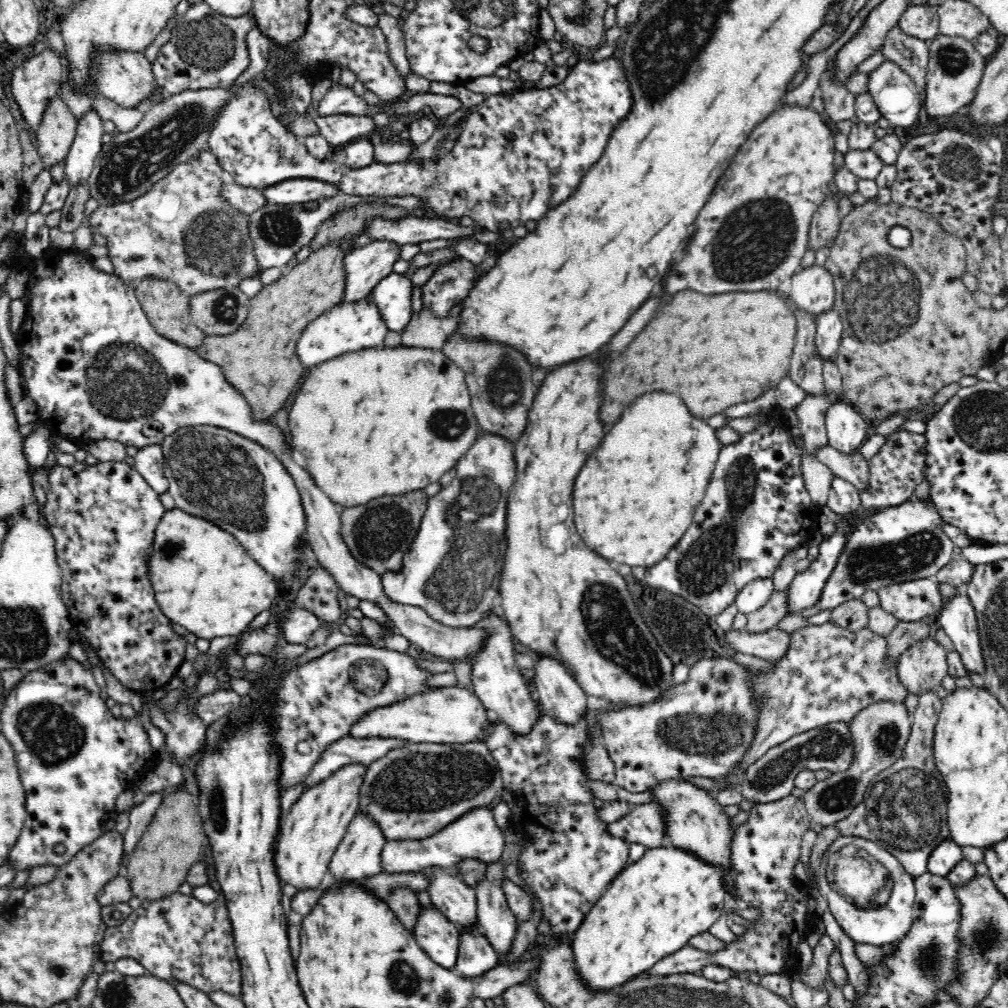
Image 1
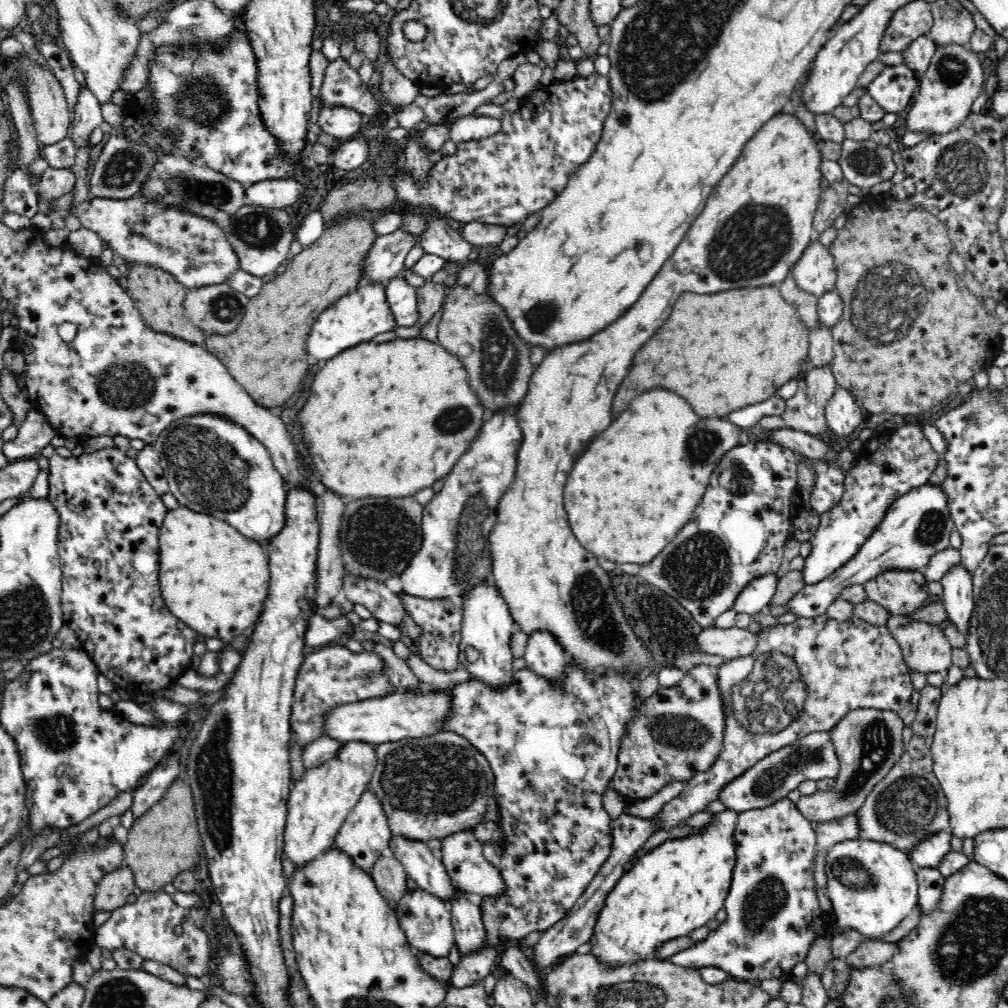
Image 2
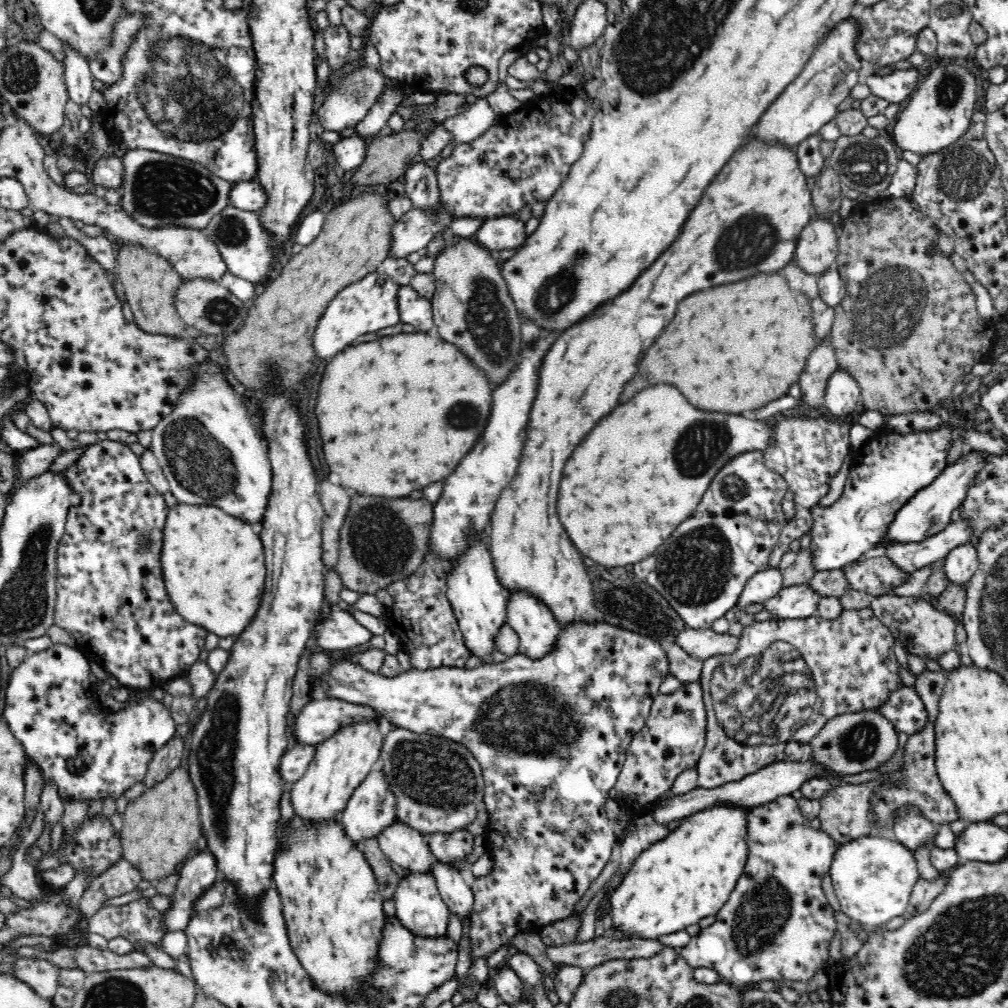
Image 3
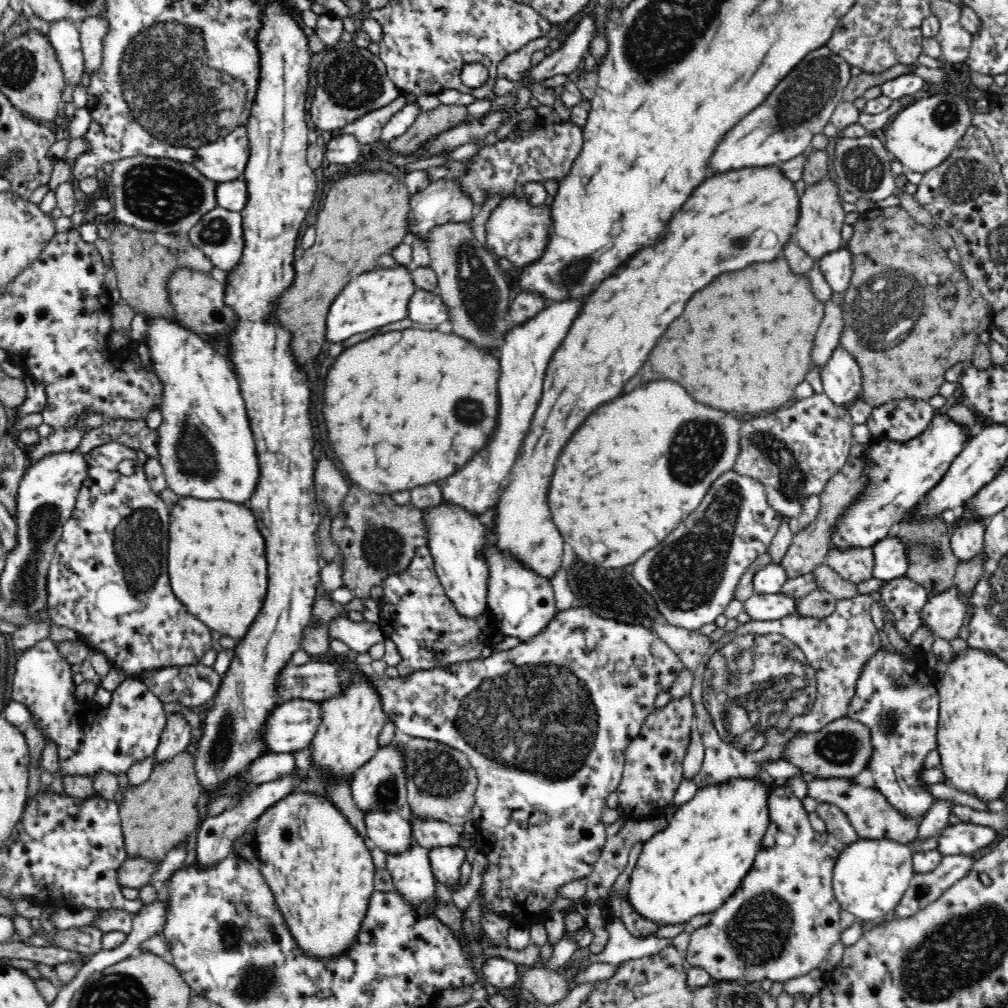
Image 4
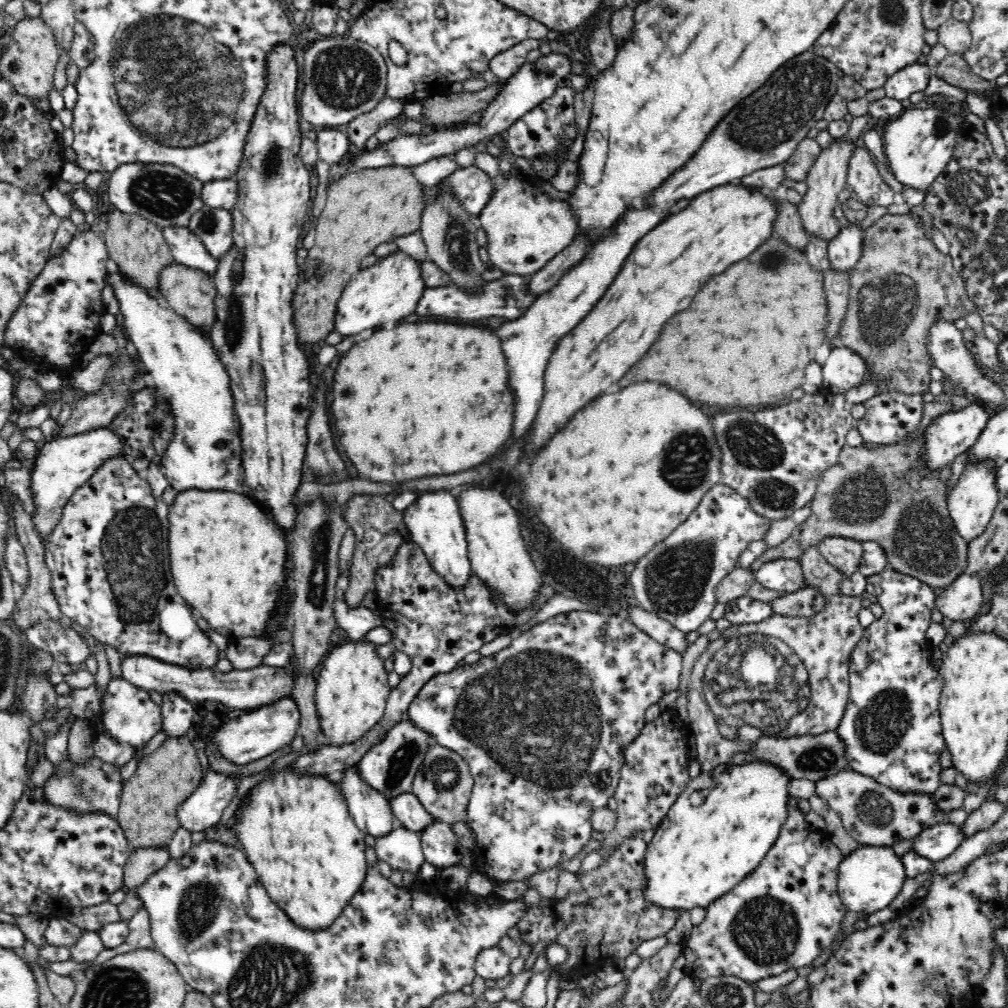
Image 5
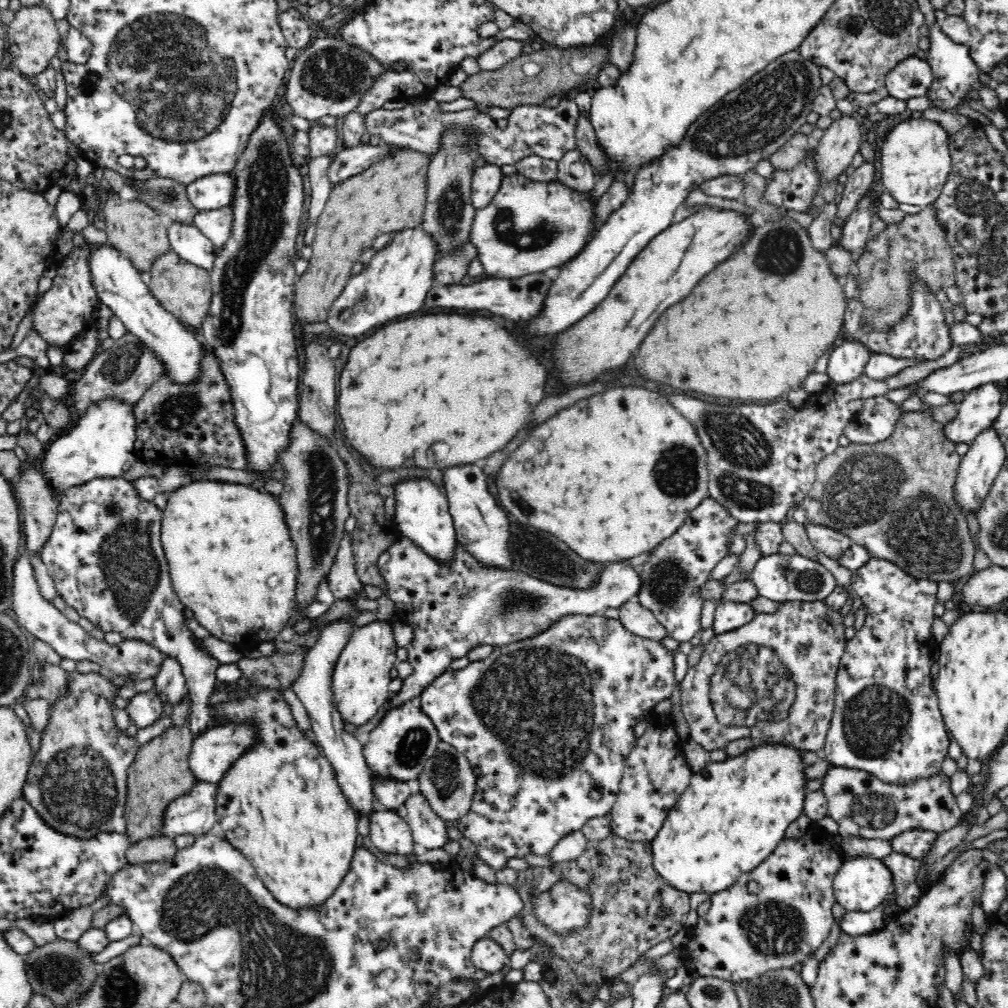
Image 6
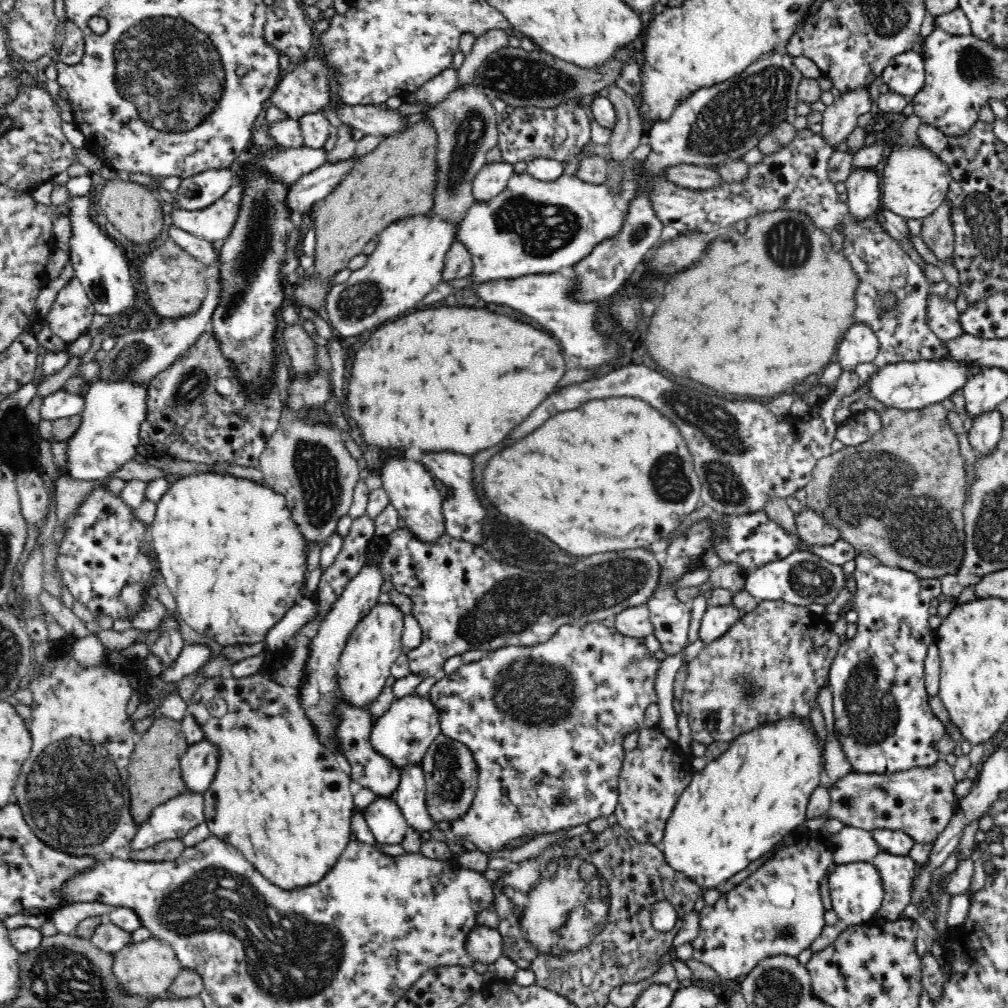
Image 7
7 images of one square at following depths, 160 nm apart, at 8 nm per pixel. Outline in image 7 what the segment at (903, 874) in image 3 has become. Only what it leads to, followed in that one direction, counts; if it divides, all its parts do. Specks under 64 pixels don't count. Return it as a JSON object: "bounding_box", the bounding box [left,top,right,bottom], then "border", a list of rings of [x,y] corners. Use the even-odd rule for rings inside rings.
{"bounding_box":[812,862,884,952],"border":[[[851,862],[835,864],[828,876],[832,910],[838,916],[838,922],[832,926],[825,925],[821,934],[812,942],[813,952],[824,950],[830,943],[852,925],[868,925],[874,921],[874,914],[880,908],[884,898],[884,887],[878,869],[869,862]]]}

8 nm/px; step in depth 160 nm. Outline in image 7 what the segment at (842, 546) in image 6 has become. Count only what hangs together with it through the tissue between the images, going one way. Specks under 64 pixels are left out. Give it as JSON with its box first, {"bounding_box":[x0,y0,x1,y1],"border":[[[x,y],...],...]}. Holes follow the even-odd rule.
{"bounding_box":[794,504,840,544],"border":[[[807,504],[794,514],[796,533],[805,544],[832,544],[840,539],[839,530]]]}

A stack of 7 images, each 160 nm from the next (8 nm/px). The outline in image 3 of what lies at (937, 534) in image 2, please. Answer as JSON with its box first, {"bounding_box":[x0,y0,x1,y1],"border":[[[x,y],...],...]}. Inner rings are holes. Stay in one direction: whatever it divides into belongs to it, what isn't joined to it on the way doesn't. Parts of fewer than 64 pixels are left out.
{"bounding_box":[762,448,990,618],"border":[[[966,448],[965,452],[962,453],[961,457],[956,460],[953,464],[947,465],[946,468],[934,479],[933,483],[930,483],[926,488],[919,490],[908,499],[908,502],[898,512],[896,512],[893,523],[888,529],[887,535],[885,536],[885,542],[882,544],[882,548],[885,544],[890,542],[920,542],[932,534],[944,530],[948,524],[950,524],[952,512],[956,508],[960,507],[963,500],[966,500],[967,490],[974,484],[977,474],[984,468],[984,465],[990,462],[990,453],[986,453],[985,450],[976,450],[975,448]],[[806,583],[784,586],[776,596],[762,602],[762,608],[770,612],[773,618],[808,618],[816,612],[816,604],[820,598]]]}

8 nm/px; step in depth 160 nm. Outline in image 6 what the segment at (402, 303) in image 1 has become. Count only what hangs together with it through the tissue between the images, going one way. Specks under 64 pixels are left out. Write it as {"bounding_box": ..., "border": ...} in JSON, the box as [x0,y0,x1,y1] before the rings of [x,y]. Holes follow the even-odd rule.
{"bounding_box":[426,273,553,323],"border":[[[544,273],[534,275],[526,275],[517,279],[503,279],[490,277],[488,280],[470,284],[470,286],[462,286],[459,284],[439,284],[436,283],[427,292],[426,306],[430,308],[446,308],[446,310],[486,310],[504,318],[510,318],[514,322],[522,320],[528,323],[534,320],[534,316],[540,316],[540,312],[544,310],[544,299],[553,281]]]}

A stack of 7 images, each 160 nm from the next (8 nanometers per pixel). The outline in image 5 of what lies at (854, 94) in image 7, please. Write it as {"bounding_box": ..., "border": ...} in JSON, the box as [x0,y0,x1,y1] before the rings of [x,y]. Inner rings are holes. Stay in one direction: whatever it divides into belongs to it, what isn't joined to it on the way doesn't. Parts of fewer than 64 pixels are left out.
{"bounding_box":[797,134,858,242],"border":[[[846,134],[834,138],[828,146],[822,148],[805,180],[808,192],[803,196],[800,205],[797,206],[808,236],[813,234],[814,237],[822,237],[822,239],[826,239],[828,242],[832,238],[835,238],[837,232],[841,229],[838,220],[832,216],[832,213],[835,207],[838,206],[836,200],[838,194],[846,189],[849,160],[854,156],[856,150],[858,150],[856,142],[845,136]]]}

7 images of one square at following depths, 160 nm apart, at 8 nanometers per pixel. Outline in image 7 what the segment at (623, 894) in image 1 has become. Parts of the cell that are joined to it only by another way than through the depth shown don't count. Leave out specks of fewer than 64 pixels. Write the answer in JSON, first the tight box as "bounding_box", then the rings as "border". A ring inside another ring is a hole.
{"bounding_box":[661,716,825,889],"border":[[[787,716],[786,719],[778,720],[776,723],[765,723],[754,728],[752,731],[743,733],[732,741],[728,742],[728,747],[718,758],[709,761],[702,770],[693,774],[690,784],[686,790],[682,792],[676,807],[673,808],[670,818],[665,826],[664,836],[661,842],[661,848],[664,851],[666,862],[678,872],[685,874],[687,878],[695,880],[702,888],[708,889],[710,886],[718,886],[722,882],[726,882],[728,878],[732,878],[736,872],[744,870],[752,860],[764,856],[766,852],[782,840],[784,836],[792,833],[798,824],[806,821],[806,813],[810,796],[814,794],[816,788],[820,788],[820,778],[825,770],[825,749],[824,745],[820,745],[817,733],[812,722],[806,723],[806,719],[800,719],[800,716]]]}

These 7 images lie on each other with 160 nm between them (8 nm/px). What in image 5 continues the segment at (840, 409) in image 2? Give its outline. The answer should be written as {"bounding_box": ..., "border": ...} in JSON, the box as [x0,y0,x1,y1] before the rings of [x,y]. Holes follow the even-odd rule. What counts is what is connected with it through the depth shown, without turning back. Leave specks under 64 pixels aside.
{"bounding_box":[822,346,866,394],"border":[[[838,346],[832,349],[822,367],[824,389],[842,394],[863,382],[866,361],[851,348]]]}

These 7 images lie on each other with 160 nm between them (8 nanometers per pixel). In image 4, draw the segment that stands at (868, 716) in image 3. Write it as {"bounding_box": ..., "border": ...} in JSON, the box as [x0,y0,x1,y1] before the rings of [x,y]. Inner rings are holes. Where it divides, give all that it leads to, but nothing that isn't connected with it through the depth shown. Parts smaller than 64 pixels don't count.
{"bounding_box":[780,718,870,778],"border":[[[842,718],[828,724],[819,732],[796,732],[780,748],[780,759],[788,761],[805,774],[806,778],[846,777],[853,778],[866,769],[870,760],[870,732],[860,722]]]}

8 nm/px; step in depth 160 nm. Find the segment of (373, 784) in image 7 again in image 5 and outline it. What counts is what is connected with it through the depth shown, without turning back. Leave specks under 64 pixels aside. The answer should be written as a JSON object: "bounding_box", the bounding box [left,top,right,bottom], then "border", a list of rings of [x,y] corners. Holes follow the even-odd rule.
{"bounding_box":[389,792,434,833],"border":[[[412,792],[390,798],[389,804],[393,818],[414,832],[420,833],[422,828],[426,828],[434,820]]]}

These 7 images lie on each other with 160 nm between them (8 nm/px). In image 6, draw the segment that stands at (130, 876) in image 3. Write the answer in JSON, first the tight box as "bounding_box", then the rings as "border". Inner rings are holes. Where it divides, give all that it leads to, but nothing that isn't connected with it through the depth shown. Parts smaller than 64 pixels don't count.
{"bounding_box":[126,834,178,864],"border":[[[158,834],[130,845],[126,853],[126,860],[130,864],[162,862],[170,860],[178,849],[175,839]]]}

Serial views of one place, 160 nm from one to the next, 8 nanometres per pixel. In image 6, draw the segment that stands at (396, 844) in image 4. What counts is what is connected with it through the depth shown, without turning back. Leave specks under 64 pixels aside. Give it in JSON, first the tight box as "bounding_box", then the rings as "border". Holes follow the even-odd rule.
{"bounding_box":[291,614,378,816],"border":[[[355,614],[354,616],[342,616],[318,629],[317,639],[312,646],[307,648],[301,674],[292,684],[291,690],[296,693],[304,705],[316,737],[315,742],[321,746],[323,754],[332,763],[338,784],[342,787],[342,793],[348,798],[348,803],[352,809],[369,816],[370,812],[378,808],[373,794],[370,769],[363,755],[362,744],[345,730],[344,716],[339,714],[338,707],[334,703],[334,693],[332,693],[334,668],[338,664],[342,649],[356,630],[354,624],[356,617]]]}

